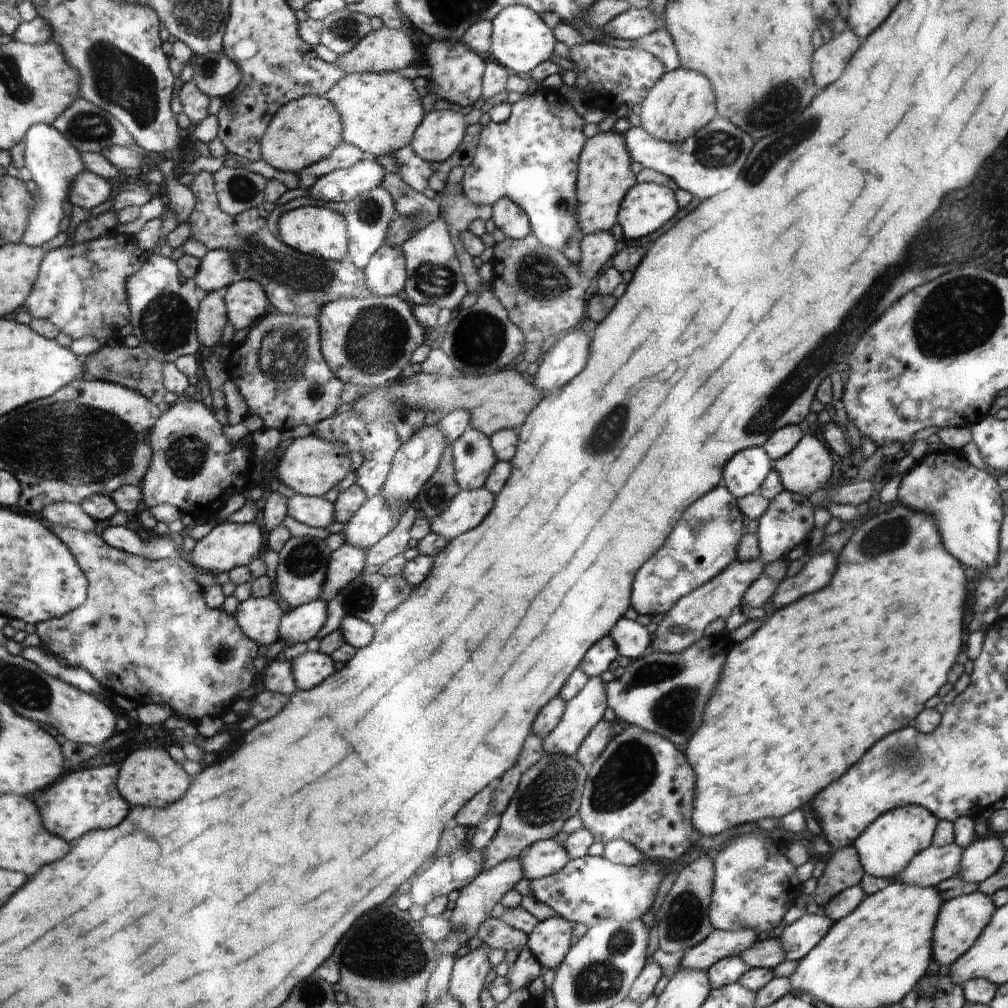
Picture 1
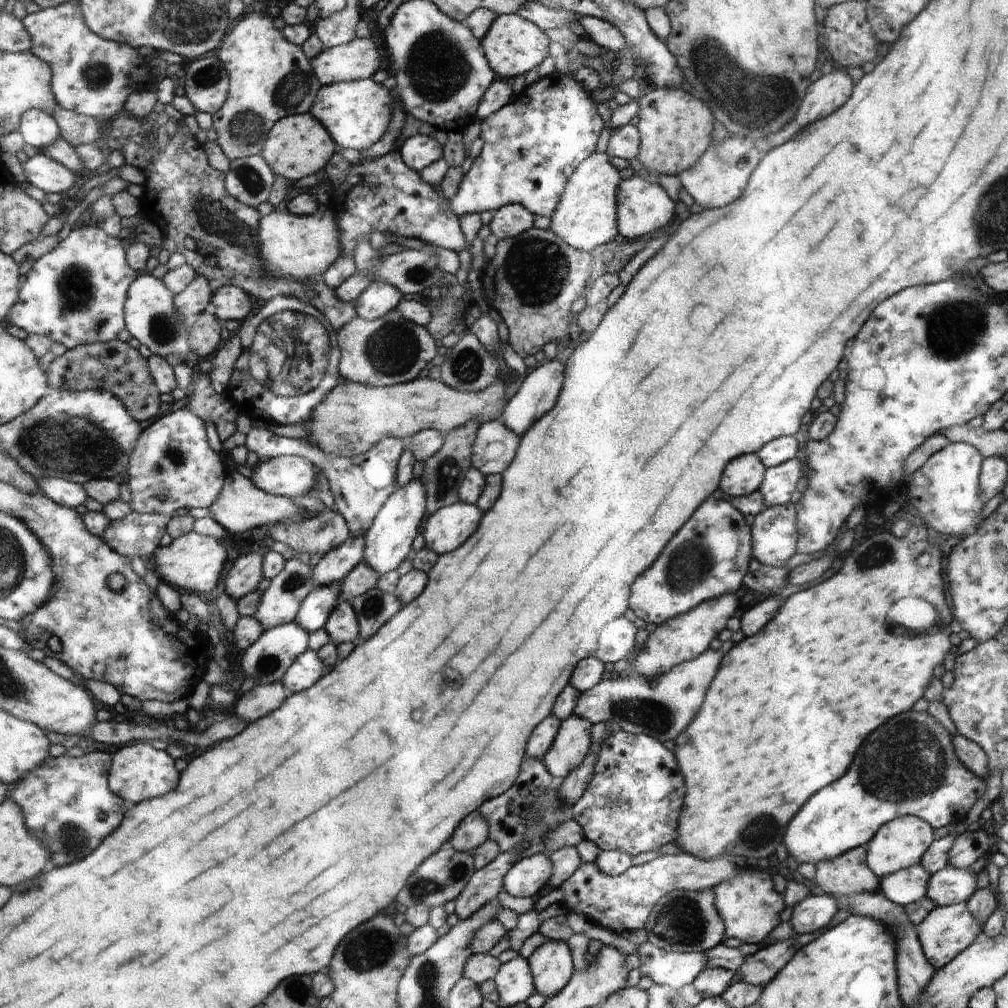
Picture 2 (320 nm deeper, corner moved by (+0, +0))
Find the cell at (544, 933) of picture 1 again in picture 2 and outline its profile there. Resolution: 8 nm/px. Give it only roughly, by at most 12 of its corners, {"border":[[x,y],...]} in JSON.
{"border":[[548,939],[527,960],[536,991],[561,992],[574,973],[570,950]]}

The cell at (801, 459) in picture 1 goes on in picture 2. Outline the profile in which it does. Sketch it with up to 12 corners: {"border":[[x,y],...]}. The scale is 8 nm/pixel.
{"border":[[796,456],[768,468],[759,489],[766,507],[790,502],[802,464]]}

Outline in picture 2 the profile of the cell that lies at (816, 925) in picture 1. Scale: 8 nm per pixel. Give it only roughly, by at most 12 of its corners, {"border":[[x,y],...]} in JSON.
{"border":[[795,934],[750,954],[742,980],[772,983],[797,952]]}

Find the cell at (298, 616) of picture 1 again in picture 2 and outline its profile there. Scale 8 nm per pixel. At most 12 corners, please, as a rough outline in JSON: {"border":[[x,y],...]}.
{"border":[[298,622],[278,624],[242,656],[245,678],[281,682],[308,650]]}

